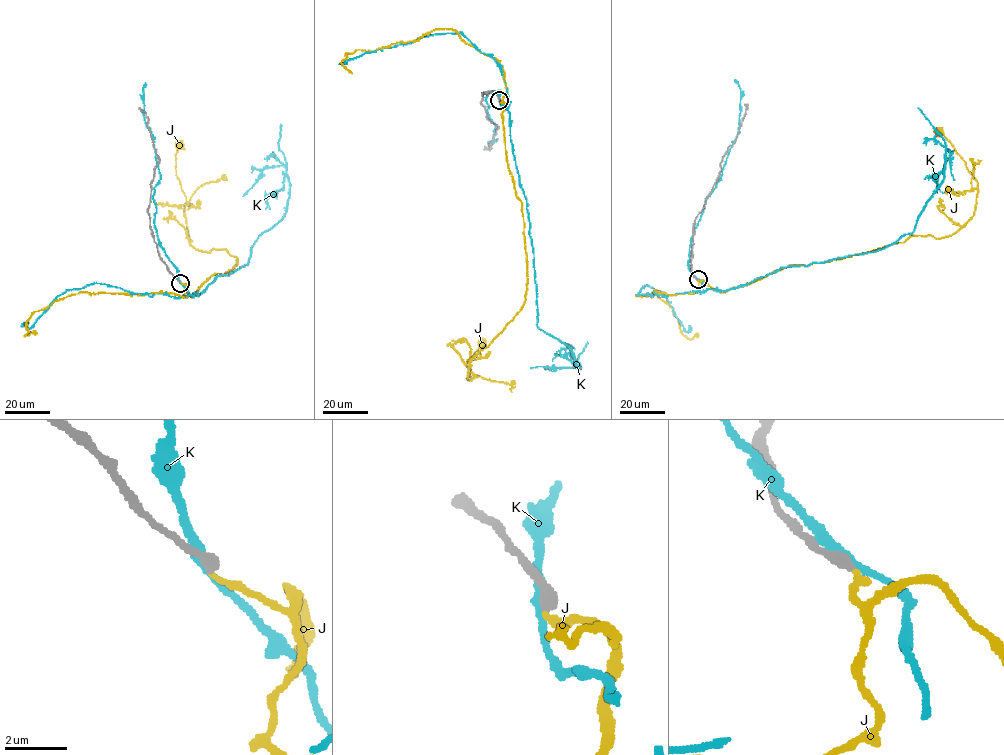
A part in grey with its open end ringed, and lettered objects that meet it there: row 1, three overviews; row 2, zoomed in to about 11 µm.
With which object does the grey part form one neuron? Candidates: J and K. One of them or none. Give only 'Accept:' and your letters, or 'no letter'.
Accept: J

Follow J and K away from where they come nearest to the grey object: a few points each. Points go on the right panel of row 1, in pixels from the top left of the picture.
J: (698, 279), (724, 292), (793, 264), (851, 257), (910, 236), (950, 236), (973, 214), (978, 182), (939, 130)
K: (697, 278), (703, 291), (729, 290), (781, 267), (875, 252), (913, 231), (943, 178), (946, 148), (954, 180)

